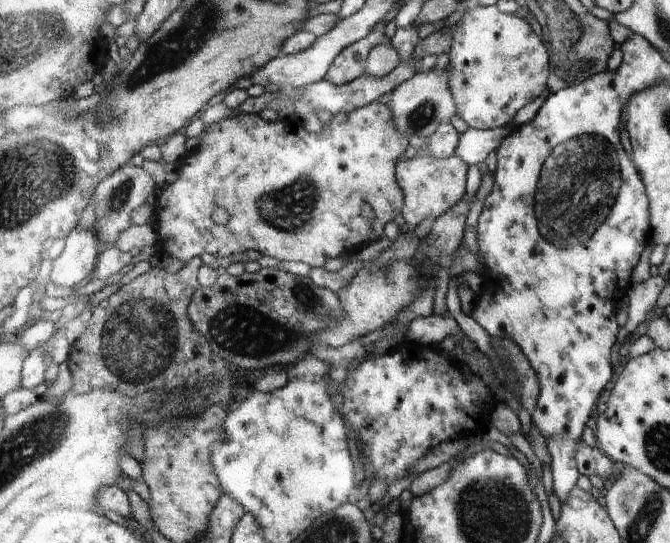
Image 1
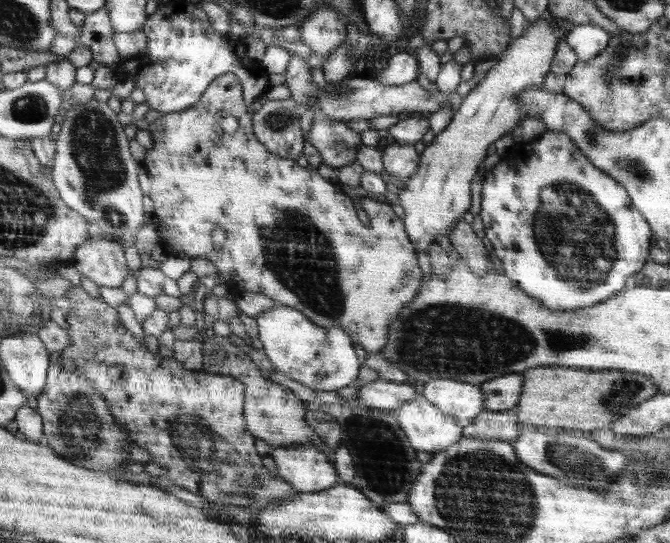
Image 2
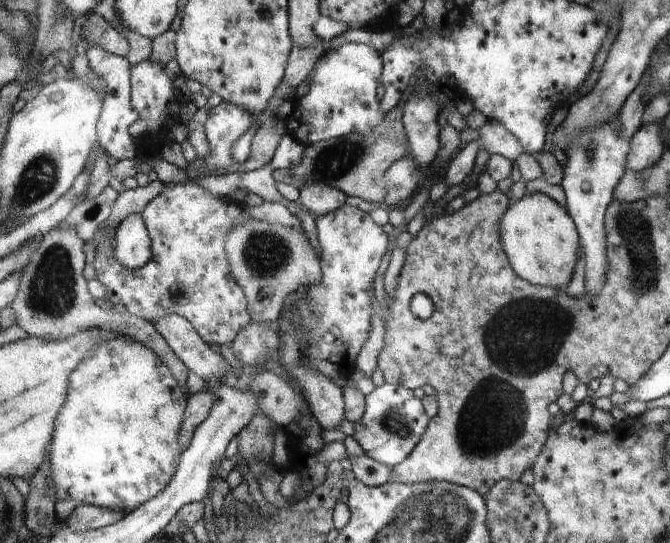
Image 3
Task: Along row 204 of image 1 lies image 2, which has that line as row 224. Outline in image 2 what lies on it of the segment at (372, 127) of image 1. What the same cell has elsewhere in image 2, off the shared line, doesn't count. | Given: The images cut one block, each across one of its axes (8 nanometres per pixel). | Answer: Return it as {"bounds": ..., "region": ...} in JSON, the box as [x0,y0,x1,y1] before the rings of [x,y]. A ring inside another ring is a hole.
{"bounds":[143,73,423,354],"region":[[[232,73],[219,76],[218,79],[214,80],[207,91],[203,93],[203,97],[194,106],[186,111],[163,114],[153,123],[149,123],[147,131],[151,134],[153,141],[145,154],[143,163],[152,186],[152,192],[149,195],[154,202],[152,224],[157,228],[162,245],[168,255],[183,252],[193,258],[209,259],[220,270],[222,278],[224,278],[234,296],[241,295],[243,292],[264,294],[264,296],[272,298],[276,304],[285,304],[288,307],[299,309],[316,325],[322,325],[326,329],[340,328],[344,330],[368,354],[381,354],[387,347],[387,338],[391,335],[391,324],[399,319],[400,312],[404,310],[404,307],[418,298],[423,282],[423,280],[420,280],[422,270],[418,268],[418,262],[416,262],[417,248],[412,246],[412,240],[408,240],[407,232],[404,232],[405,224],[402,224],[402,220],[398,220],[398,216],[394,214],[394,210],[388,206],[388,203],[370,197],[360,198],[362,210],[365,210],[370,217],[370,228],[366,228],[356,214],[354,200],[348,194],[340,192],[338,186],[334,186],[334,183],[330,184],[328,180],[324,182],[324,178],[314,170],[310,170],[310,194],[308,194],[308,170],[306,170],[306,167],[300,168],[300,164],[295,160],[283,160],[278,155],[272,155],[266,145],[255,136],[254,119],[243,97],[243,86],[239,84],[237,76]],[[286,192],[296,192],[296,194],[300,192],[300,194],[306,194],[306,196],[282,196]],[[217,226],[222,226],[227,232],[226,242],[223,244],[222,251],[218,253],[214,251],[214,243],[211,239],[211,232]]]}

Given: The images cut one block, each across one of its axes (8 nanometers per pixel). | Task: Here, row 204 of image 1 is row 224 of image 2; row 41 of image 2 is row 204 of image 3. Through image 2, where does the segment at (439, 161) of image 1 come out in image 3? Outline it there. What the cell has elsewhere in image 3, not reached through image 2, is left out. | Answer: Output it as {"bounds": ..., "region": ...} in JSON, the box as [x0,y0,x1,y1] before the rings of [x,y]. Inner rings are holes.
{"bounds":[502,188,580,289],"region":[[[530,188],[520,200],[512,204],[502,220],[502,239],[508,258],[512,258],[512,268],[526,282],[558,289],[566,288],[571,281],[571,275],[574,274],[574,268],[578,262],[578,250],[580,250],[578,227],[567,208],[554,202],[547,194],[535,192]]]}

